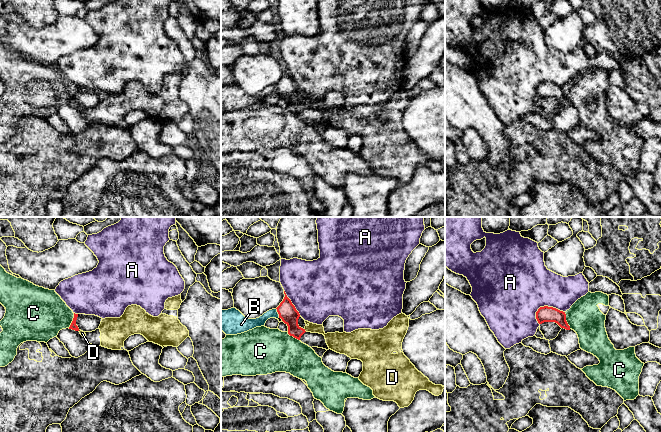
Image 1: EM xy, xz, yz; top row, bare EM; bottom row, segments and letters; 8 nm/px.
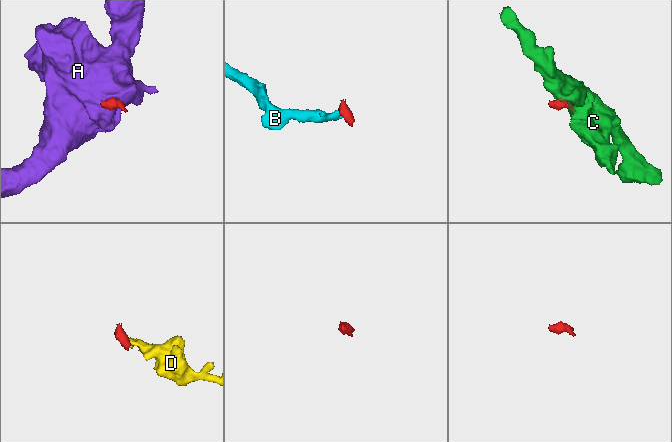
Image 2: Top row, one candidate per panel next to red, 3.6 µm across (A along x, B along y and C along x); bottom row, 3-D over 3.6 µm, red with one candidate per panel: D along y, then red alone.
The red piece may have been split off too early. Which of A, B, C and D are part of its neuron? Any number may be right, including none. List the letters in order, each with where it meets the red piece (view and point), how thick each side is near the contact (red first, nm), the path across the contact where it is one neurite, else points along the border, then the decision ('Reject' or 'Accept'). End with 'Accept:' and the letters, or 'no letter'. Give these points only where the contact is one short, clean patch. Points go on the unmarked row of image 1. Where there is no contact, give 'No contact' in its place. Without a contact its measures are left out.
A: Touches red at yz (546, 82). Thickness 130 nm (red) against 440 nm. Boundary: yz (564, 88), (552, 83), (541, 82), (536, 88), (535, 94). Reject
B: Touches red at xz (278, 89). Thickness 150 nm (red) against 90 nm. Boundary: xz (276, 84), (279, 93). Reject
C: Touches red at yz (565, 96). Thickness 130 nm (red) against 280 nm. Boundary: yz (564, 88), (566, 98), (570, 104). Reject
D: Touches red at xz (304, 106). Thickness 150 nm (red) against 120 nm. Path across: xz (287, 88), (292, 99), (304, 106), (319, 105), (333, 116). Accept
Accept: D

